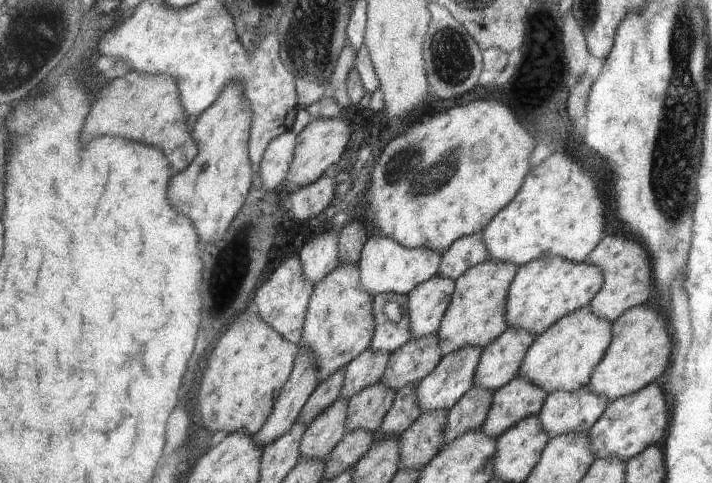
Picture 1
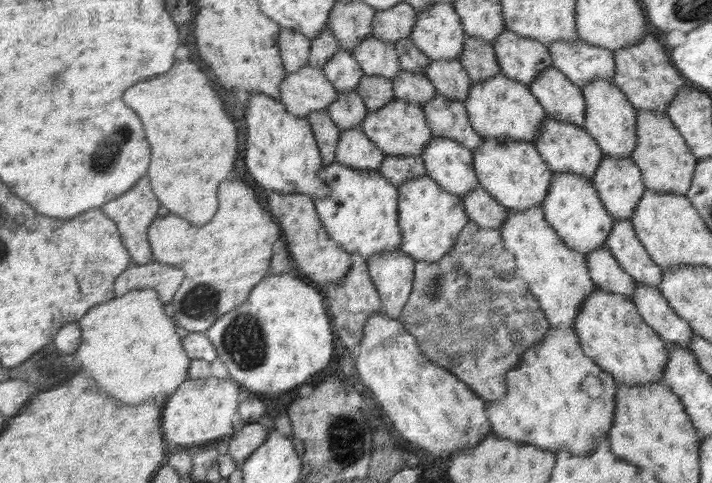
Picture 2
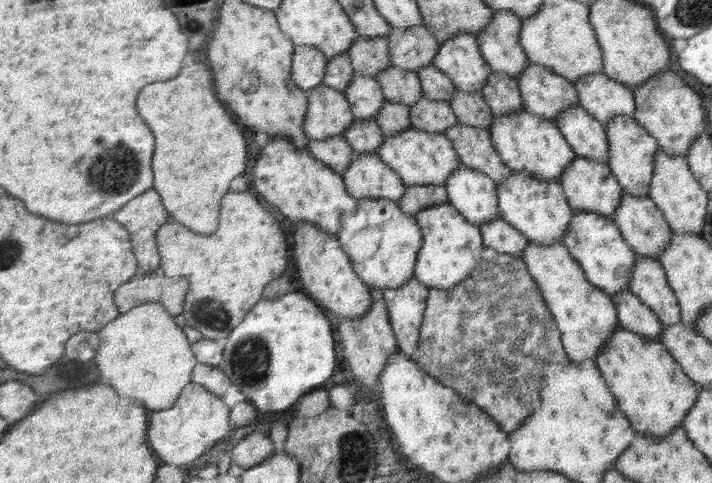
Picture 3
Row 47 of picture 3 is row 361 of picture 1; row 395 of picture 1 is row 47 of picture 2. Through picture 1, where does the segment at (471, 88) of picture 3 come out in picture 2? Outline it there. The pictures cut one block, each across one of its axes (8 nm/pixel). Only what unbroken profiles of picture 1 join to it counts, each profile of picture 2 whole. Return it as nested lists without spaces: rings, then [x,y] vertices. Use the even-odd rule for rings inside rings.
[[[440,2],[433,5],[426,11],[417,13],[417,22],[410,36],[411,42],[420,49],[432,61],[456,60],[460,61],[460,52],[464,50],[466,40],[466,30],[463,29],[463,22],[458,13],[455,12],[454,6],[448,2]]]

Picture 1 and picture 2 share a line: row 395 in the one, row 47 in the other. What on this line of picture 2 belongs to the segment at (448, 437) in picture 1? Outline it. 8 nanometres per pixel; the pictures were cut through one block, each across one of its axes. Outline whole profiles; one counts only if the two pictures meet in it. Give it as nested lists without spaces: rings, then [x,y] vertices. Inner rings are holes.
[[[468,37],[464,42],[464,50],[460,52],[459,61],[474,84],[484,82],[501,74],[501,69],[491,44]]]

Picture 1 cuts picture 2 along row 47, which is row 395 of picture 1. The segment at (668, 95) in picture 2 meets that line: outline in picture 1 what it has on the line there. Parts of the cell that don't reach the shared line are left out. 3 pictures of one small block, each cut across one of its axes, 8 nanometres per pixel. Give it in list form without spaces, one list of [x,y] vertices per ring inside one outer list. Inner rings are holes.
[[[657,383],[648,384],[634,394],[611,401],[603,416],[587,432],[596,459],[618,456],[622,462],[626,462],[644,453],[648,446],[658,444],[664,438],[666,428],[668,428],[668,406]]]

